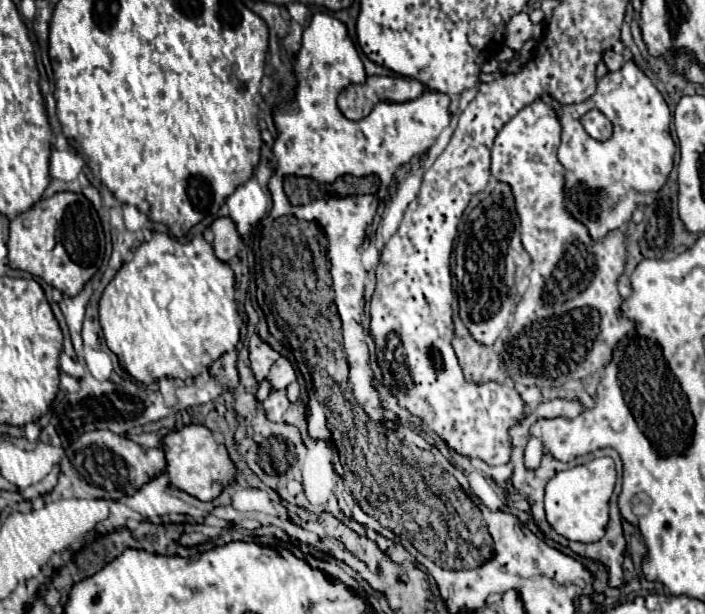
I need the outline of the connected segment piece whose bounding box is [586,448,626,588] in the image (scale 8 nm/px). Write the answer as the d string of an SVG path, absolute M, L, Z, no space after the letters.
M604 448L596 450L592 456L610 456L616 462L616 472L618 472L618 482L614 488L614 496L610 500L610 522L606 528L606 536L594 544L586 544L586 558L596 560L608 568L608 584L612 588L622 588L624 586L624 572L622 572L622 562L624 562L624 552L626 552L626 540L622 532L622 518L618 510L618 494L622 488L622 460L616 450Z

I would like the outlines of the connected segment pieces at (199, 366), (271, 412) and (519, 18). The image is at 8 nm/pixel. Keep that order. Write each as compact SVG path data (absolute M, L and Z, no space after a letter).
M156 232L152 240L142 242L134 258L126 262L100 298L100 324L108 348L118 356L120 366L138 382L150 384L162 376L195 377L206 370L224 352L234 350L240 338L242 320L236 314L234 272L226 262L220 262L204 236L180 244L166 232Z
M270 392L270 396L262 404L266 418L272 422L282 422L288 406L290 406L290 402L286 398L286 392Z
M520 12L520 14L516 14L516 16L510 18L510 22L506 26L506 32L504 32L504 44L512 48L514 52L519 52L528 38L540 40L542 38L542 32L544 32L542 24L534 26L528 20L528 14Z

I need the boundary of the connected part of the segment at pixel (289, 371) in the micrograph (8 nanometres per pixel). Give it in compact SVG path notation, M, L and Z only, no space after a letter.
M280 356L274 362L274 366L272 366L270 374L268 374L268 382L270 382L272 390L286 390L286 386L292 384L294 380L296 380L296 374L294 374L294 368L292 368L290 360Z

